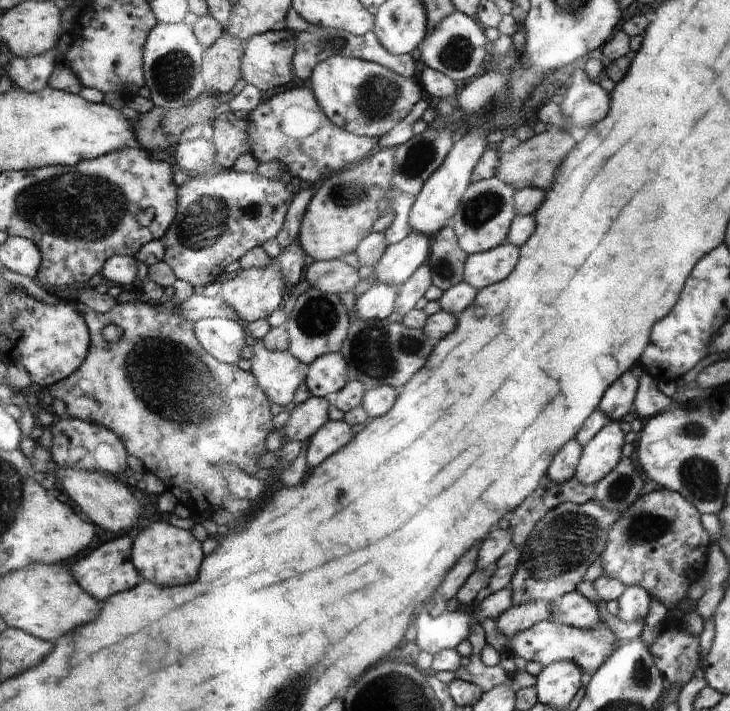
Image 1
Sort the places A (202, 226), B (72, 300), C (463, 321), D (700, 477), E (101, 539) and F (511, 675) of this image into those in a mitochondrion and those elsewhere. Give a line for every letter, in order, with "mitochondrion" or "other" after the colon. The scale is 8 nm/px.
A: mitochondrion
B: other
C: other
D: mitochondrion
E: other
F: other

